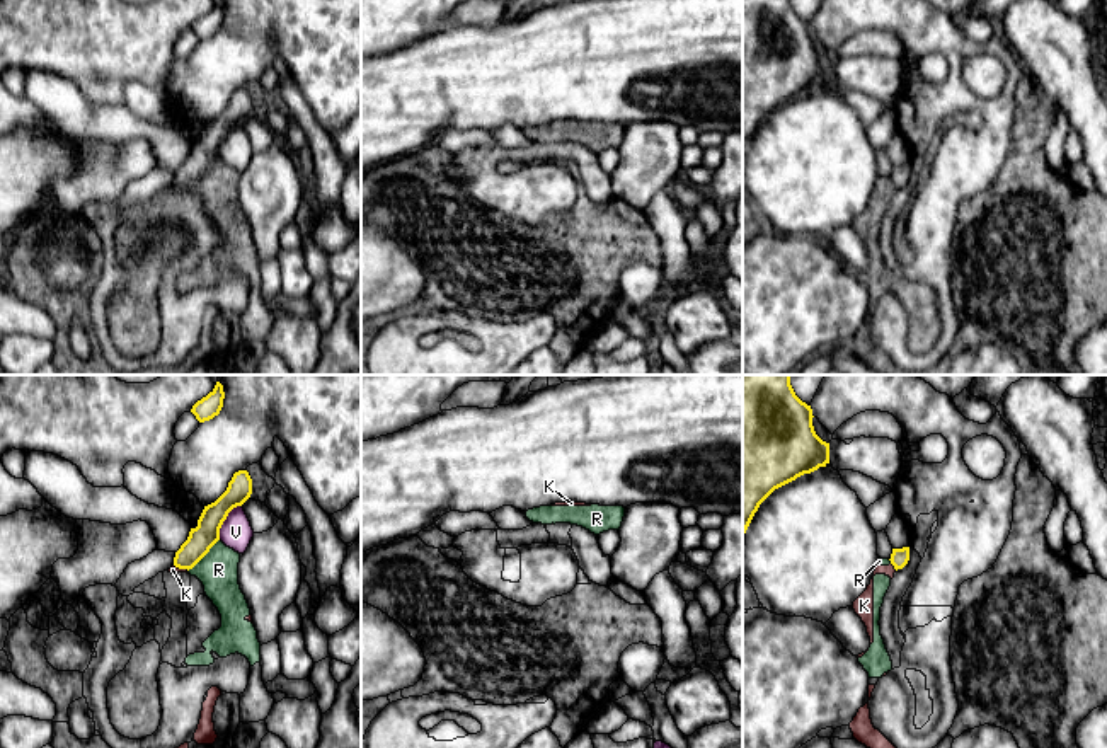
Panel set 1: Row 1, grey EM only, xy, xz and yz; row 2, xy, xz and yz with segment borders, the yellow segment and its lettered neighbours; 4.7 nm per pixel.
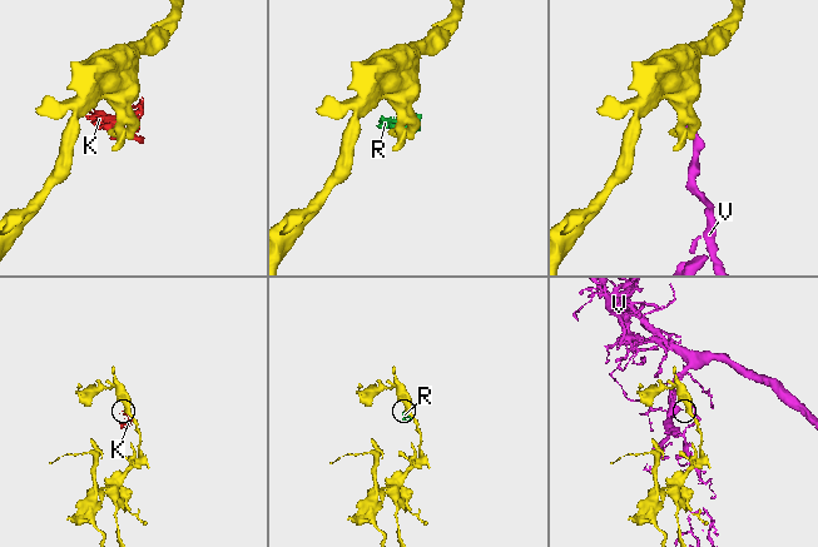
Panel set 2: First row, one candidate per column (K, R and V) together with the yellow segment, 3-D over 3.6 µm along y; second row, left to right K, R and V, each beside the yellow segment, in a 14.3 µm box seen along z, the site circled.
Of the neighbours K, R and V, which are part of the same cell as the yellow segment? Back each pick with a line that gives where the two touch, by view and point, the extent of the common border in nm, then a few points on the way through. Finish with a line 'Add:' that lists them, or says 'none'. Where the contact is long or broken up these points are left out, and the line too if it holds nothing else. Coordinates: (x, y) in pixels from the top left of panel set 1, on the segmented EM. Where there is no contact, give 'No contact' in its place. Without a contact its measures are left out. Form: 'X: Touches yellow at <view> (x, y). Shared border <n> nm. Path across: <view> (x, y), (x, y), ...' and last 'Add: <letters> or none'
Add: none

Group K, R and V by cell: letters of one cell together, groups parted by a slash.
K R / V

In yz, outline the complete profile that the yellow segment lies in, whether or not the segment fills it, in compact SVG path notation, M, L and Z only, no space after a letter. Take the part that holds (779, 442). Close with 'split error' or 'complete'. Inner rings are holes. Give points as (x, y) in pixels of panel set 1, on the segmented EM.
M743 375L743 532L760 504L778 487L829 463L829 443L812 426L812 409L802 402L790 375Z | complete

